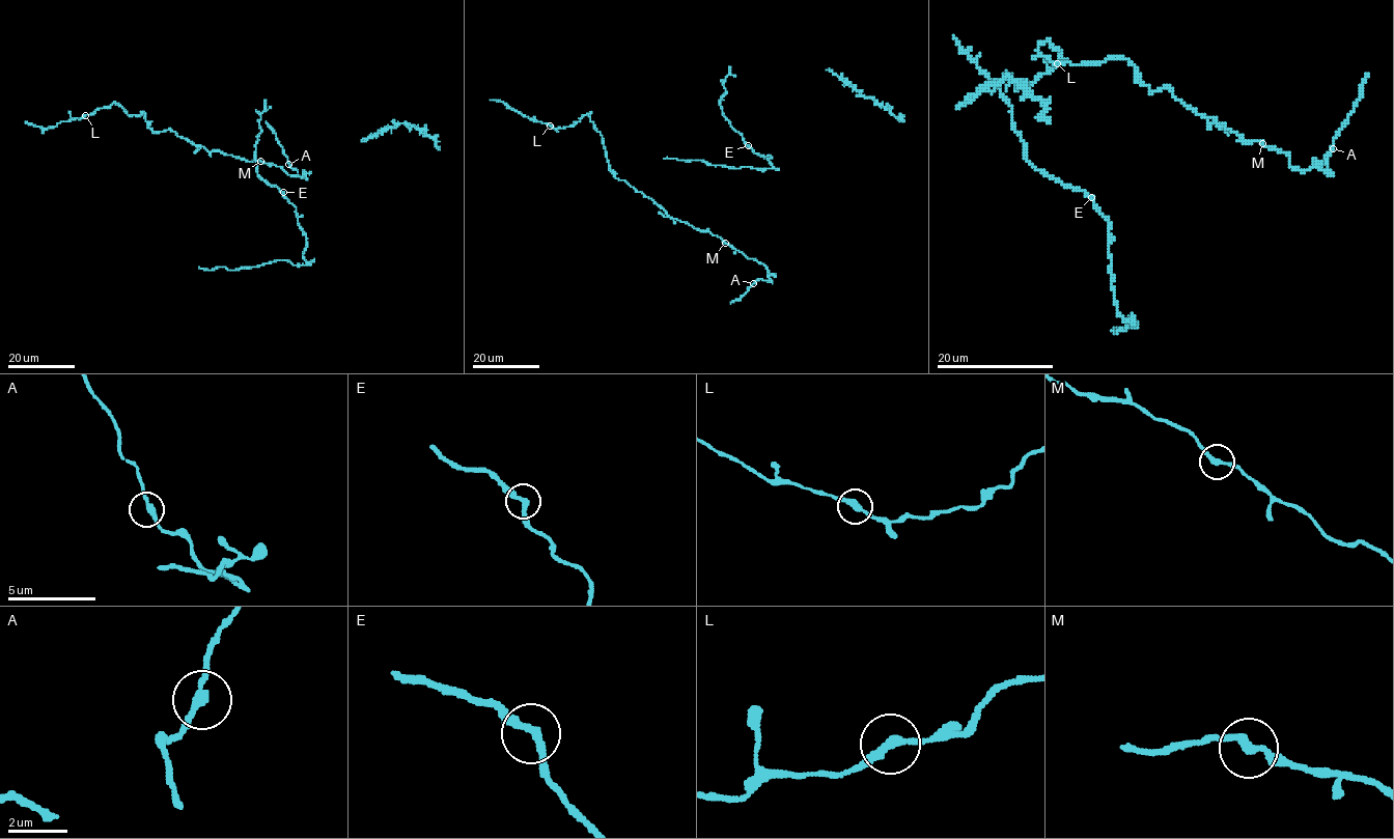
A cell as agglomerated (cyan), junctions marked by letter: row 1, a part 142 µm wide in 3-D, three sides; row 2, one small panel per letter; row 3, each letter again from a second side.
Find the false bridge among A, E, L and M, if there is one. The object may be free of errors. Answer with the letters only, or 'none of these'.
none of these

